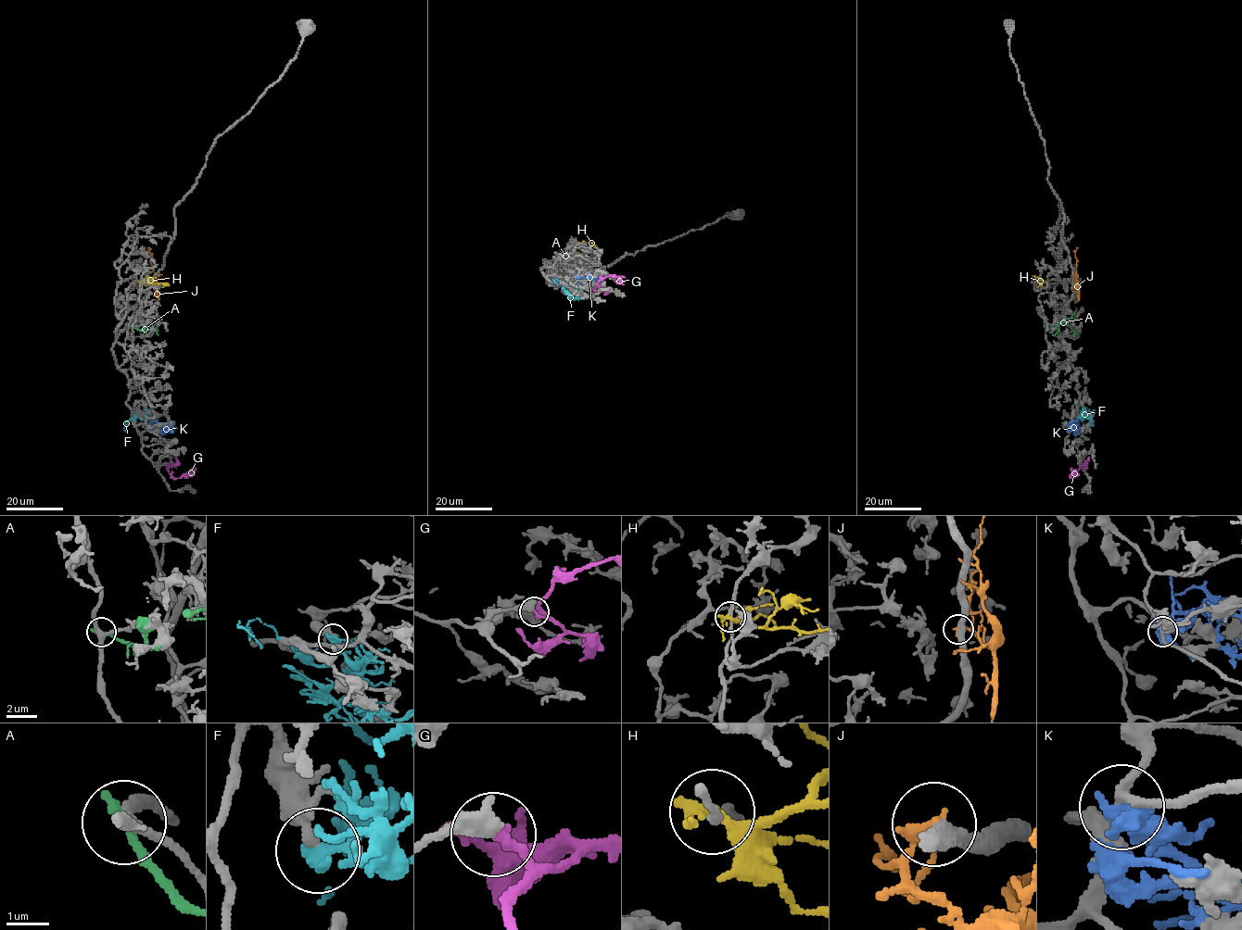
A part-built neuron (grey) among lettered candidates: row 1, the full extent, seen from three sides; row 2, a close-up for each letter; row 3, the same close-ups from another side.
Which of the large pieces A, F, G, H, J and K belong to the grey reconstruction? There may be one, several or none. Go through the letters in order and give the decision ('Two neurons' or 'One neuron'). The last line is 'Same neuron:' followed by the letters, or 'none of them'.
A: Two neurons
F: Two neurons
G: One neuron
H: Two neurons
J: Two neurons
K: Two neurons
Same neuron: G

